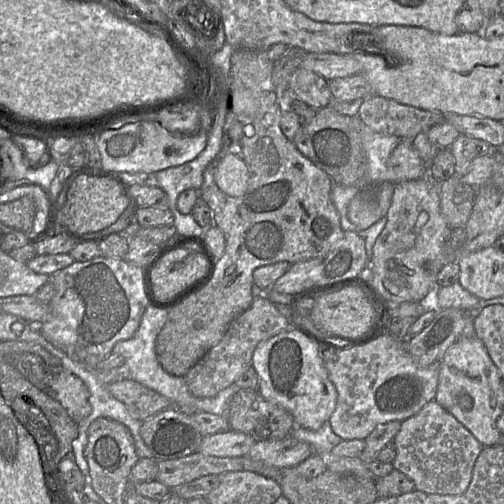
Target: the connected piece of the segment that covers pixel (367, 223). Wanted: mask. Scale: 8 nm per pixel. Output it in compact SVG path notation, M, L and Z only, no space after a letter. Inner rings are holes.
M390 181L368 184L354 196L348 207L348 218L357 232L368 229L387 215L394 187Z

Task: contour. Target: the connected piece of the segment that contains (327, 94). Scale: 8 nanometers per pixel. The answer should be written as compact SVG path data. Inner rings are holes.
M303 67L297 68L292 74L290 85L301 101L317 111L327 107L333 98L329 82L319 74Z

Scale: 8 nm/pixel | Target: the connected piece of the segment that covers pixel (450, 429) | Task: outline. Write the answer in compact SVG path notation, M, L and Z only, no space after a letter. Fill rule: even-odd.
M435 400L402 421L392 442L397 448L392 462L394 469L409 477L416 490L440 495L459 495L466 491L474 464L484 448L467 428Z

